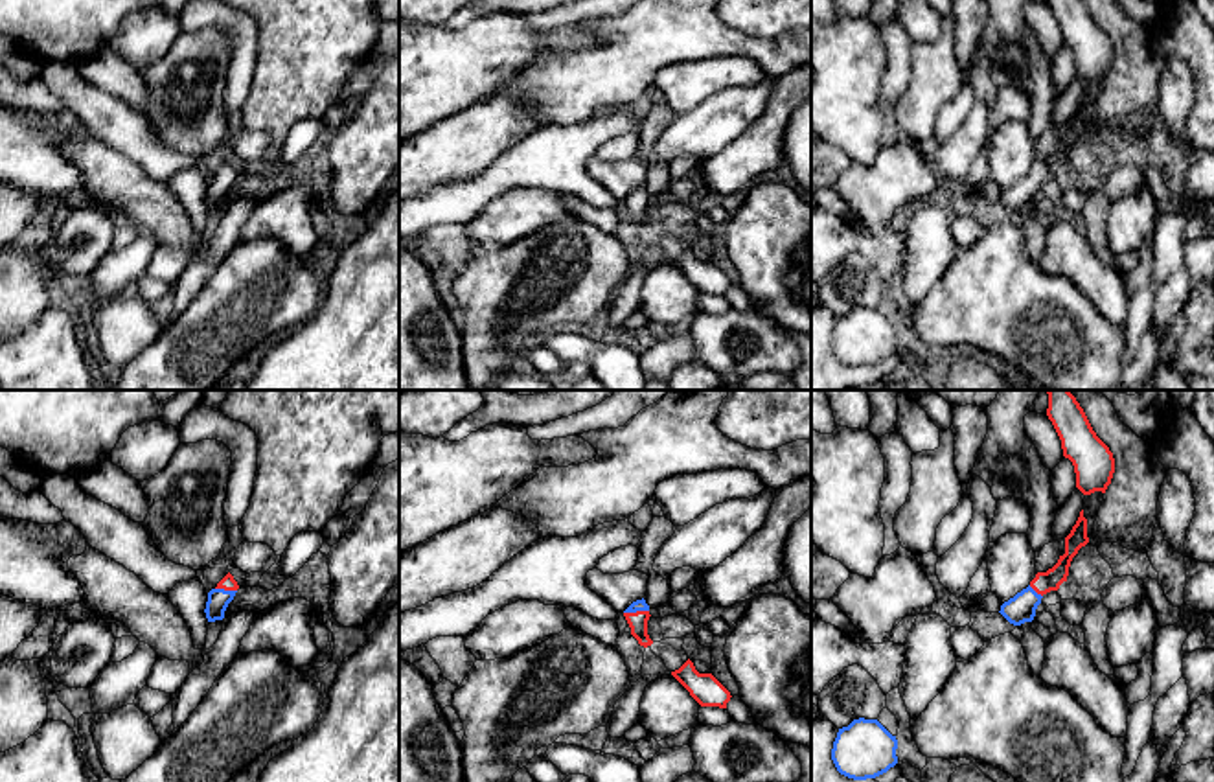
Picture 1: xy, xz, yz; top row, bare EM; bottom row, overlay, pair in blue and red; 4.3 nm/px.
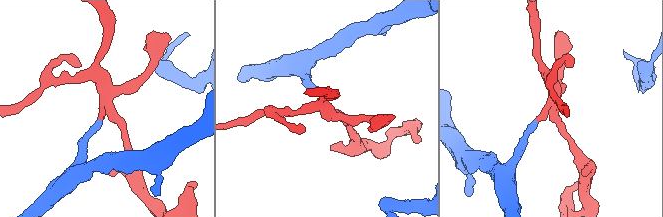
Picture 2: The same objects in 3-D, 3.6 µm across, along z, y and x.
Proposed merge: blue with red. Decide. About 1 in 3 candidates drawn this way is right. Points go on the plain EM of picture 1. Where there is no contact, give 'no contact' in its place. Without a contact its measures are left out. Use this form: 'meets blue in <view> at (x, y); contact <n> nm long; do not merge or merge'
meets blue in xz at (635, 199); contact 110 nm long; merge

